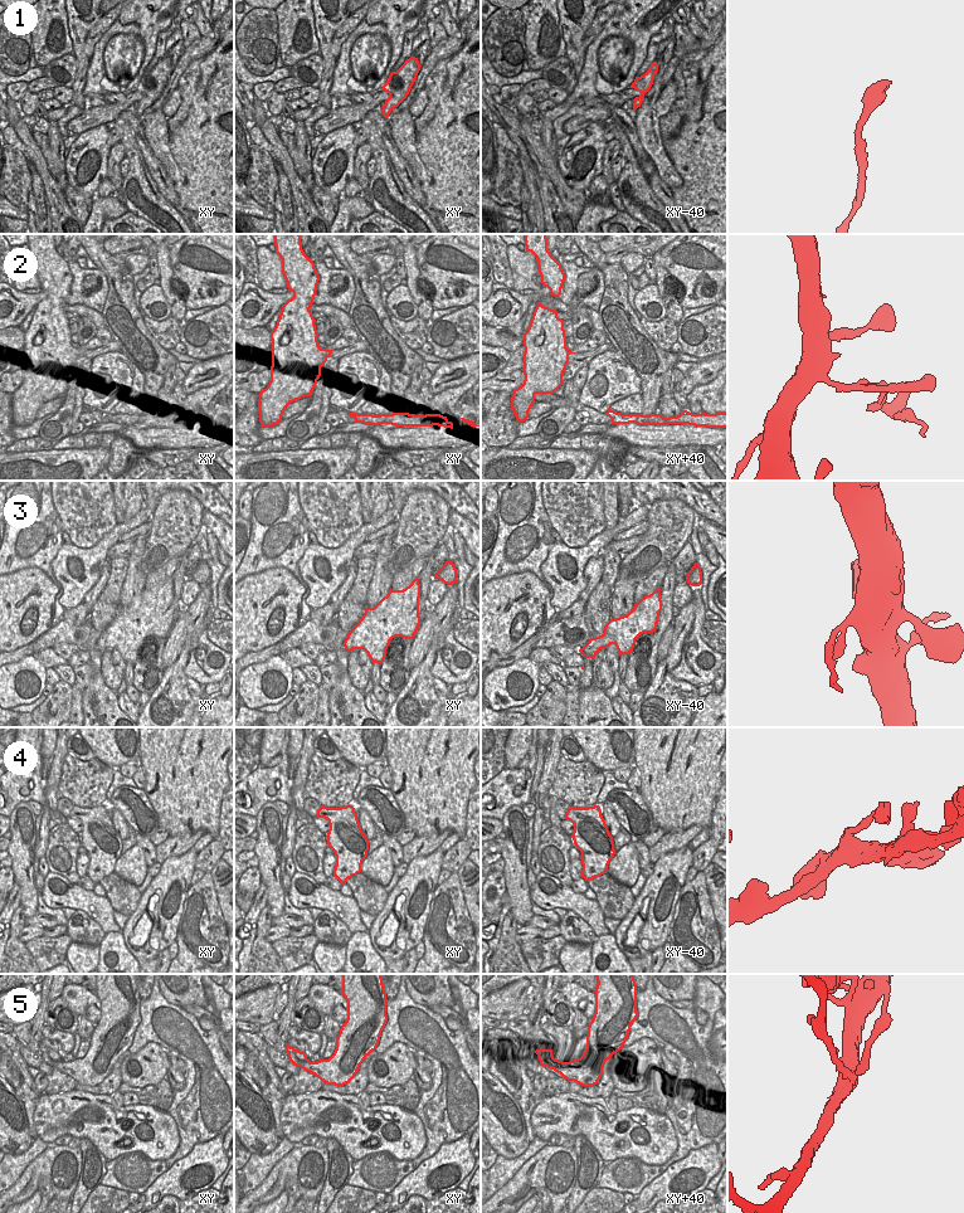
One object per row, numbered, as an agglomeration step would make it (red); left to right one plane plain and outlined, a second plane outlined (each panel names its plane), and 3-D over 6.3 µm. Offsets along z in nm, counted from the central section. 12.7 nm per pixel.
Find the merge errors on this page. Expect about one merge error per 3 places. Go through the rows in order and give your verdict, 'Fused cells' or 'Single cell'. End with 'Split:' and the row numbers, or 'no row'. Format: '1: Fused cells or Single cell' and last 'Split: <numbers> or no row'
1: Fused cells
2: Fused cells
3: Single cell
4: Single cell
5: Fused cells
Split: 1, 2, 5

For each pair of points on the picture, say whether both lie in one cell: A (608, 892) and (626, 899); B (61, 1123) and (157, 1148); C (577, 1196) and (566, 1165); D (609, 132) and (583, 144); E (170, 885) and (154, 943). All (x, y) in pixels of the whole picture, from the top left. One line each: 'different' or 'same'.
A: same
B: same
C: different
D: different
E: same

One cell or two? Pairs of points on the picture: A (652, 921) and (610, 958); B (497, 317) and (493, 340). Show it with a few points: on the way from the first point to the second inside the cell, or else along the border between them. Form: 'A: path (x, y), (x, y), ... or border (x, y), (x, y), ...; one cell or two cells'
A: border (613, 934), (617, 946), (628, 958); two cells
B: border (493, 326), (505, 329); two cells

